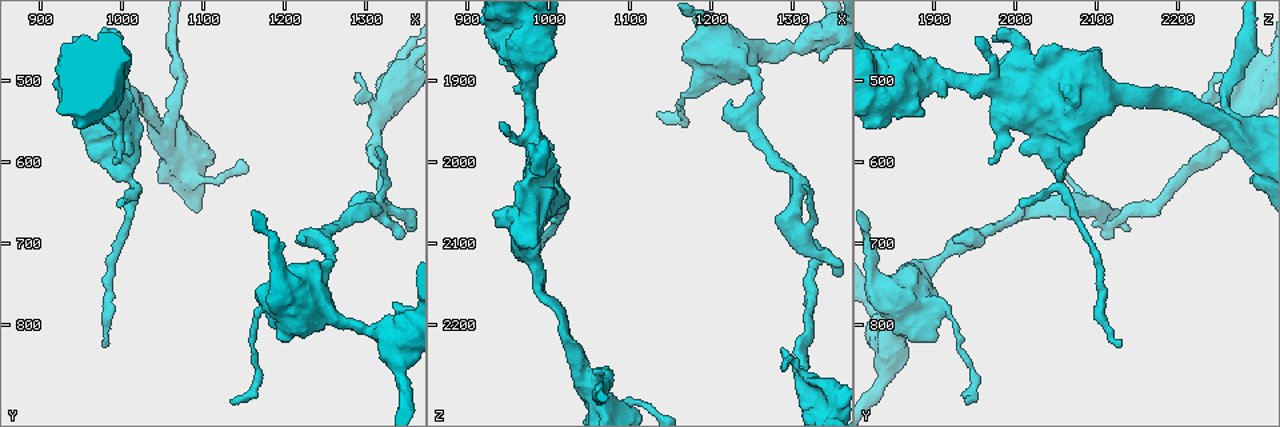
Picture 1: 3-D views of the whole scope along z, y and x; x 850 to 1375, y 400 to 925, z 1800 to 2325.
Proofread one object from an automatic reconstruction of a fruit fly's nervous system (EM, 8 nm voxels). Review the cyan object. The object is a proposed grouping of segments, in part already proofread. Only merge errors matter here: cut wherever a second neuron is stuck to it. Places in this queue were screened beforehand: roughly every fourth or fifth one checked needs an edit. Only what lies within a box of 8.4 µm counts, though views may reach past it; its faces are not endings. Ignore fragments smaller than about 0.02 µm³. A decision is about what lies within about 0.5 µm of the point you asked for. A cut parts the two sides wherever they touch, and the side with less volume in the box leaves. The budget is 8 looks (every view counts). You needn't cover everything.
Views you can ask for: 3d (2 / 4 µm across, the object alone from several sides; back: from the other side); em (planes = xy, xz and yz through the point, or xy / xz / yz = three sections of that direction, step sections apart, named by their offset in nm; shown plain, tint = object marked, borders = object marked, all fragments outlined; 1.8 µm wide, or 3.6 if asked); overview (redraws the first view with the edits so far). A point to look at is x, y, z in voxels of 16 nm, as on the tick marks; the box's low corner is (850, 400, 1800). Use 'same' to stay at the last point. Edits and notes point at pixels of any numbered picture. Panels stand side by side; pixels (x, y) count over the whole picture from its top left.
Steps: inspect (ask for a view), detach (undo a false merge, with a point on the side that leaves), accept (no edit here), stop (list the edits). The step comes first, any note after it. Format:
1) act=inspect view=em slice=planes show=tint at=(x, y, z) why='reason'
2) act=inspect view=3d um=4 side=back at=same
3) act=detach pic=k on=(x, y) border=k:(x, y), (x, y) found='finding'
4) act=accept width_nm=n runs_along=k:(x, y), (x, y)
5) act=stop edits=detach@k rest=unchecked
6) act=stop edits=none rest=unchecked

act=inspect view=3d um=4 side=back at=(1325, 665, 2110) why='thick turns thin'

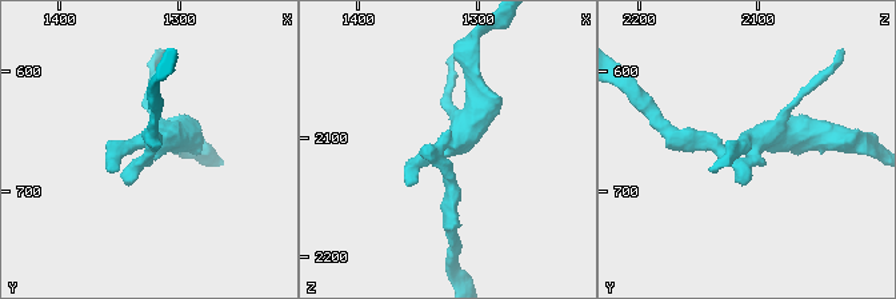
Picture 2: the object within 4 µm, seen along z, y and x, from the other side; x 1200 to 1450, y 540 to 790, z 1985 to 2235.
act=inspect view=em slice=yz step=8 show=tint at=(1328, 666, 2110) why='shape alone is not enough'

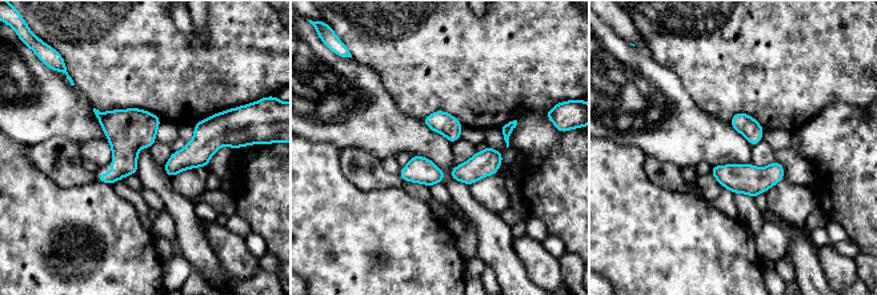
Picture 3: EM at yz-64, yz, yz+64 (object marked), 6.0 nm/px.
act=inspect view=em slice=planes show=tint at=same why='cut it another way'

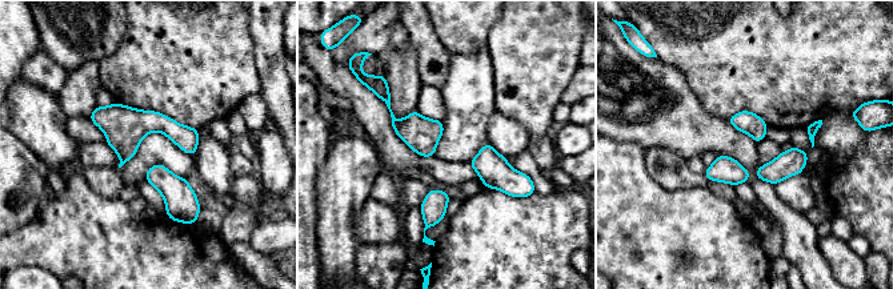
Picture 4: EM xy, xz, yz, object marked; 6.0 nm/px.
act=accept found='all the same neuron'

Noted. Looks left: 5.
act=inspect view=em slice=planes show=tint at=(1245, 690, 1945) why='narrows sharply'

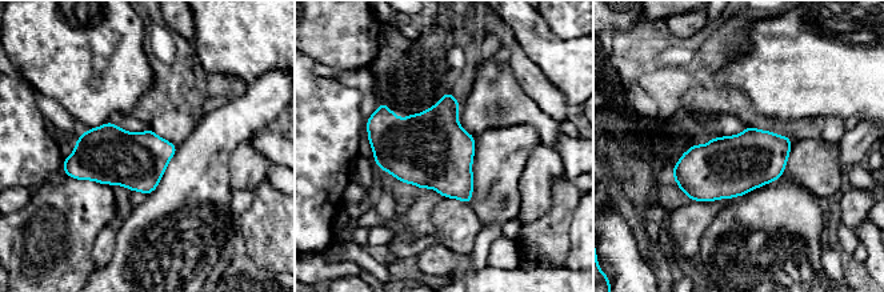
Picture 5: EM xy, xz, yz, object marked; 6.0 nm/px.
act=accept found='continuous, no second neuron'

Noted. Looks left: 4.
act=inspect view=3d um=2 at=(1050, 555, 2260)

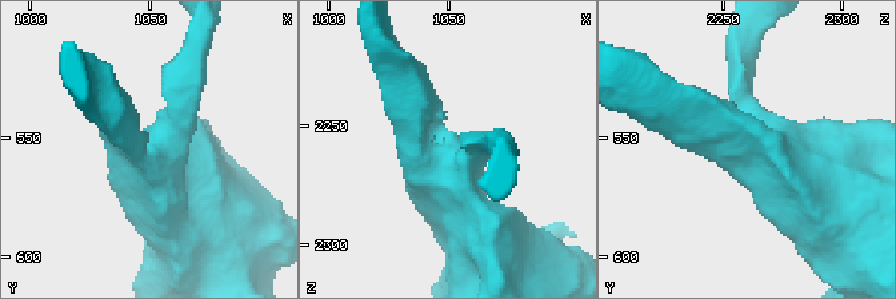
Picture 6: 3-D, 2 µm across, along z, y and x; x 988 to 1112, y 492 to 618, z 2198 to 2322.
act=inspect view=em slice=planes show=tint at=(1049, 554, 2263) arms=3 arm_widths_nm=190,240,480 why='need the tissue'

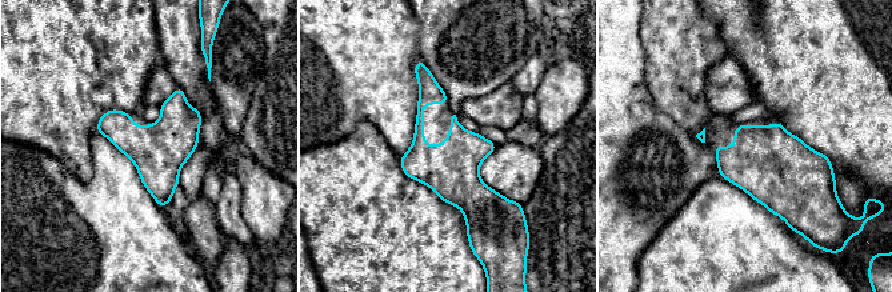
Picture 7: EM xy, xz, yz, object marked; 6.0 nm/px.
act=accept runs_along=7:(420, 70), (419, 146), (476, 219) found='all the same neuron'

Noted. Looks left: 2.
act=stop edits=none rest=unchecked

